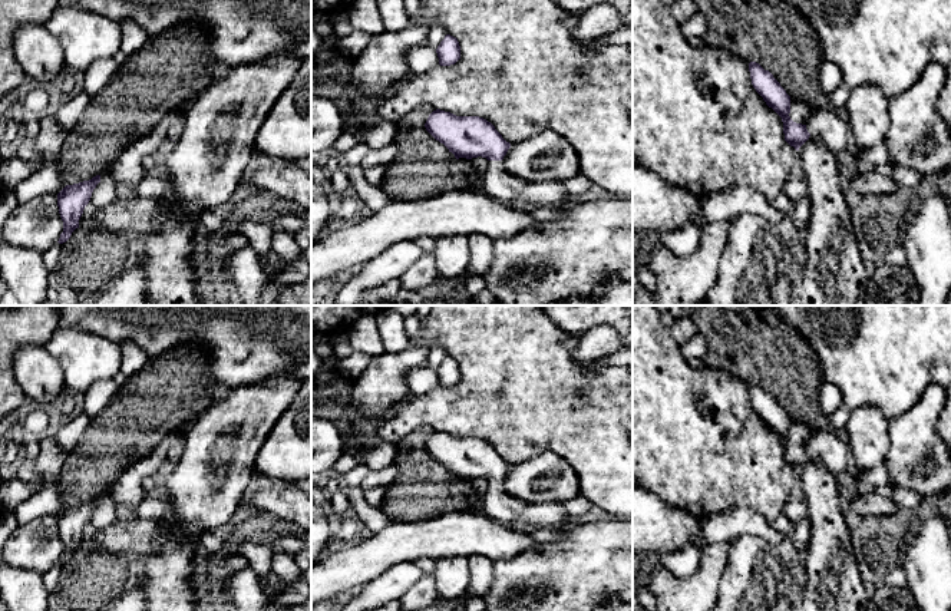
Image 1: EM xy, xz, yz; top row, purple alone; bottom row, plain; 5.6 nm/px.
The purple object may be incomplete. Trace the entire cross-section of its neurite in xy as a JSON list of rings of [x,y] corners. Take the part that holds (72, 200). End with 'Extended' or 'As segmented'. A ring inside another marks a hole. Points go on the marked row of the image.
[[[96,175],[89,181],[66,185],[57,194],[59,214],[63,221],[63,232],[57,241],[59,244],[66,242],[72,232],[79,228],[79,219],[83,214],[83,209],[89,204],[92,192],[99,182],[100,175]]]. As segmented

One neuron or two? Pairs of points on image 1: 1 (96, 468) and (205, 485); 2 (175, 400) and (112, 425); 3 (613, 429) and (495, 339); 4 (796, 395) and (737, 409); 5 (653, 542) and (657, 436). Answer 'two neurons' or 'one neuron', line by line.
1: two neurons
2: one neuron
3: one neuron
4: two neurons
5: two neurons

